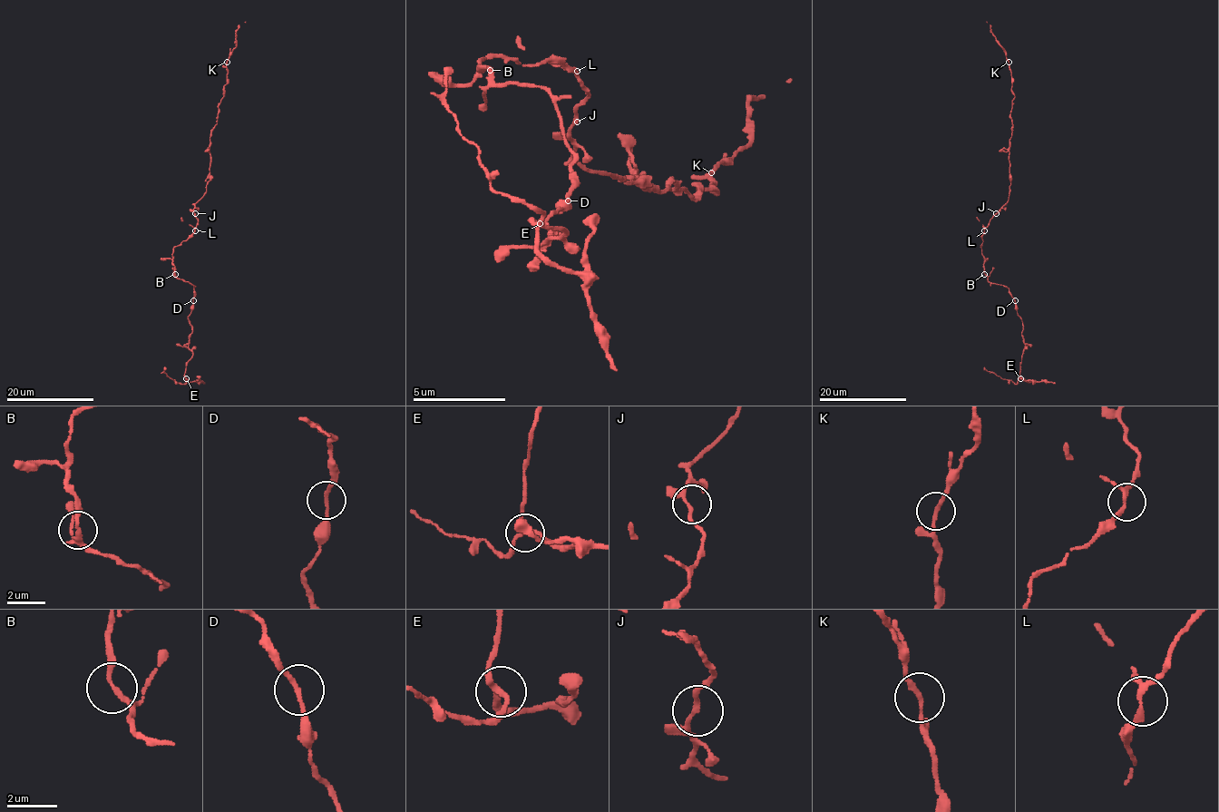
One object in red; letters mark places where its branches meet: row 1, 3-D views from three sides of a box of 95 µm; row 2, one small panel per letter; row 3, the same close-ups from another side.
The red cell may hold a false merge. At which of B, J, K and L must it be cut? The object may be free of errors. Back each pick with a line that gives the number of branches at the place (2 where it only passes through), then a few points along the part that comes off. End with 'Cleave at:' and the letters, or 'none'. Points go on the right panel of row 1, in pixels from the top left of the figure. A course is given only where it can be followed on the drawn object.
Cleave at: none

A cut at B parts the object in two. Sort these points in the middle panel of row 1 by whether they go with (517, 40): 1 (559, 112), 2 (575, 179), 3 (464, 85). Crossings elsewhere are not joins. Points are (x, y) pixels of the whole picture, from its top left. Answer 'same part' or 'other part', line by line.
1: other part
2: other part
3: same part

